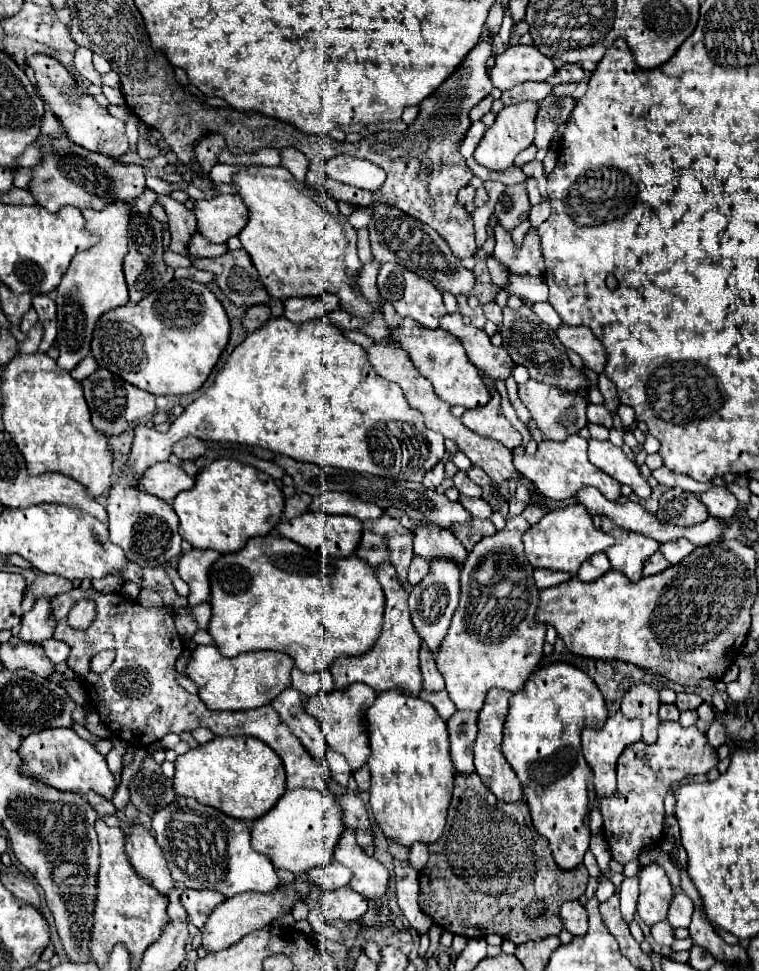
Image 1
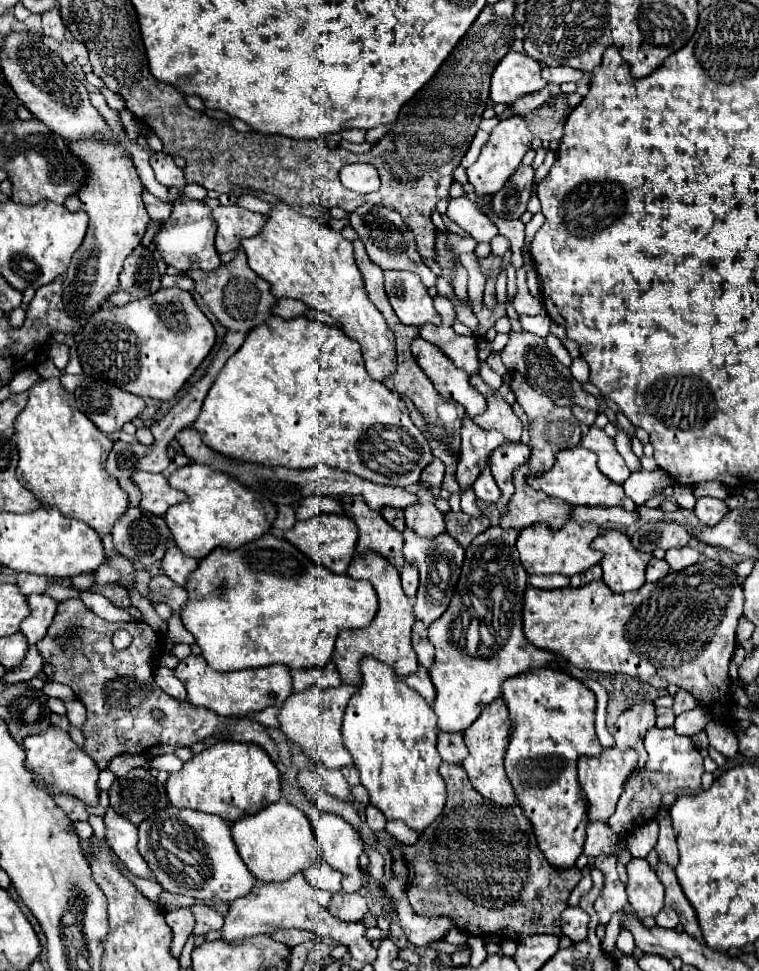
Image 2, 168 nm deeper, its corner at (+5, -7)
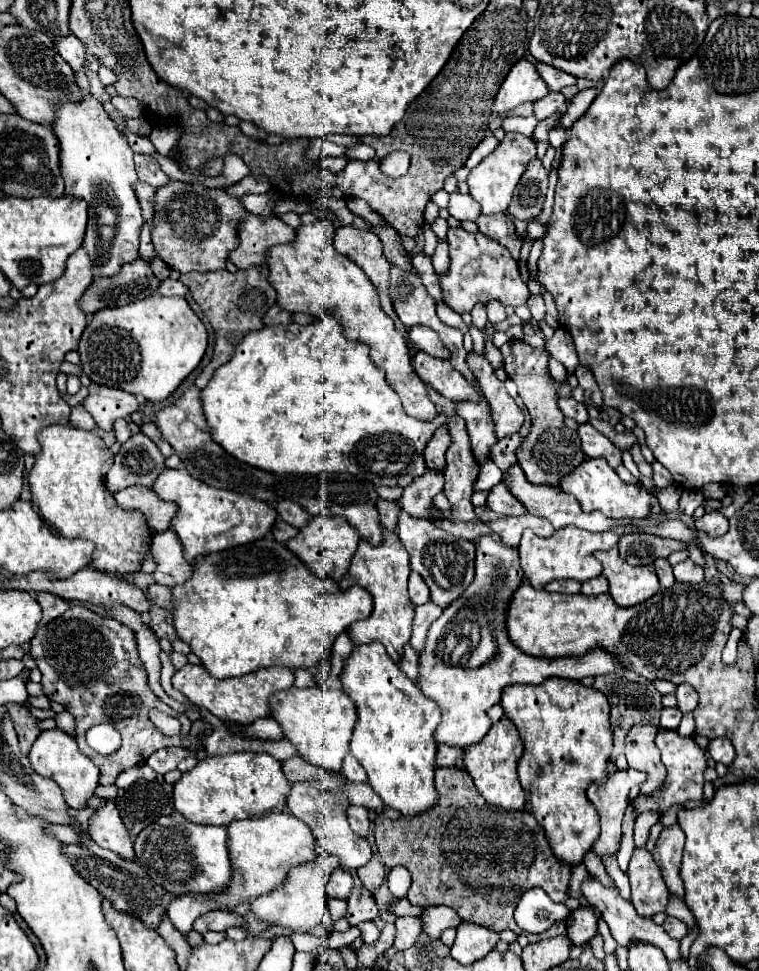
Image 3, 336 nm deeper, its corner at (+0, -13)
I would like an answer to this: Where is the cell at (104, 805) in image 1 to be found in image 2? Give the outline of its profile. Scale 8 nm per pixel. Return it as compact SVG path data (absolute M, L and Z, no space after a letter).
M53 795L53 799L55 799L57 807L63 809L71 821L87 821L89 819L85 805L79 799L75 799L73 795Z

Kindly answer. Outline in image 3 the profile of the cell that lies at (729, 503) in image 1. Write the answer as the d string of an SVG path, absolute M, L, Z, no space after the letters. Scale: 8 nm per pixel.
M710 511L710 513L704 513L704 517L696 521L696 529L708 535L724 535L728 531L728 519L718 511Z

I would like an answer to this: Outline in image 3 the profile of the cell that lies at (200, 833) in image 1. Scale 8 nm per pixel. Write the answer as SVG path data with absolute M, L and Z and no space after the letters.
M172 813L160 817L144 831L138 833L134 849L136 861L146 871L146 875L168 893L202 893L202 895L220 895L228 889L232 879L232 863L228 857L228 833L226 827L216 825L198 825Z

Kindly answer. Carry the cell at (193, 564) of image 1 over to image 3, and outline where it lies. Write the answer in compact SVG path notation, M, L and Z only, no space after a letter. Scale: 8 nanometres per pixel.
M168 529L168 531L156 533L156 535L152 537L152 553L156 553L156 563L158 563L156 571L152 573L156 583L166 585L166 587L174 587L174 585L184 583L186 579L190 579L190 577L192 577L192 573L194 573L194 565L192 565L192 563L188 563L188 561L184 559L182 543L180 543L180 539L178 539L178 535L176 535L174 531L170 531L170 529Z

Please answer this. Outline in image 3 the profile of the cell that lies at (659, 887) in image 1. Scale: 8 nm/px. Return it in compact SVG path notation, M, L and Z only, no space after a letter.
M634 849L634 855L630 859L628 867L628 877L630 877L630 887L632 887L632 905L640 913L640 917L654 917L656 913L664 913L668 905L668 889L662 879L662 873L658 865L654 863L652 855L646 849Z

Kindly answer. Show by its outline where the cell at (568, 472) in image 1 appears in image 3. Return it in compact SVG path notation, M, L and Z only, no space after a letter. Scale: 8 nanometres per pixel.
M586 459L582 461L572 473L568 473L564 479L560 479L560 489L564 493L574 495L584 511L602 511L606 517L620 519L644 519L660 511L660 503L656 497L652 497L644 487L636 487L630 483L624 483L604 459Z

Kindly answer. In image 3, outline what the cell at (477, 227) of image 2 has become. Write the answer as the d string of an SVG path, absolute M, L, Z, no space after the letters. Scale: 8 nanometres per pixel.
M462 193L450 195L448 213L458 221L476 221L482 215L480 205L470 195L462 195Z

